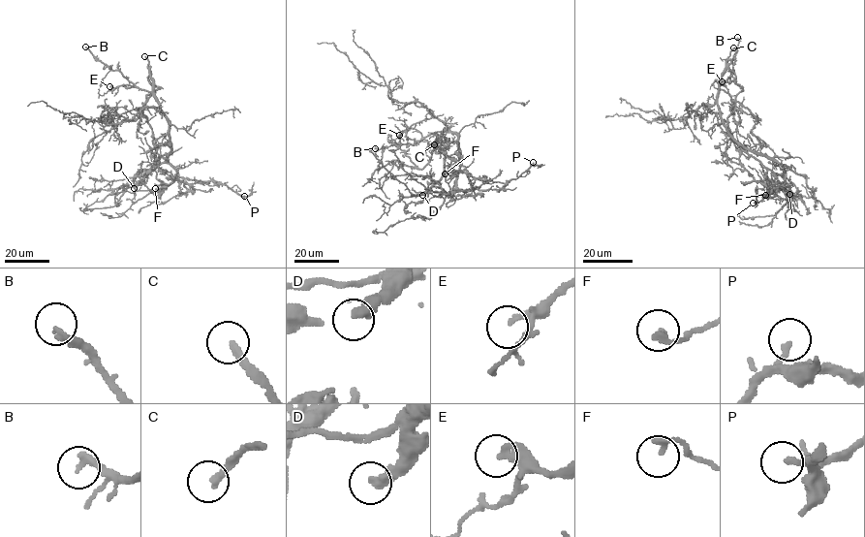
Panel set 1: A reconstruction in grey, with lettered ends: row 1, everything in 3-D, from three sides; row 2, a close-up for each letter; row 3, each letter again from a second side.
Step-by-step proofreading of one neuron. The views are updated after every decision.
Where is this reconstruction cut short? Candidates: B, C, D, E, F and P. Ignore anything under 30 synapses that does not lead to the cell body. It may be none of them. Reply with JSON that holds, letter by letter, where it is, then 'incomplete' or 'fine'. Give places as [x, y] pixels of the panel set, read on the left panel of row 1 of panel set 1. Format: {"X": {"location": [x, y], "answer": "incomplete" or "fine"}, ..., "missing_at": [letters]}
{"B": {"location": [85, 47], "answer": "incomplete"}, "C": {"location": [144, 56], "answer": "incomplete"}, "D": {"location": [134, 188], "answer": "incomplete"}, "E": {"location": [109, 86], "answer": "fine"}, "F": {"location": [155, 188], "answer": "fine"}, "P": {"location": [244, 196], "answer": "fine"}, "missing_at": ["B", "C", "D"]}

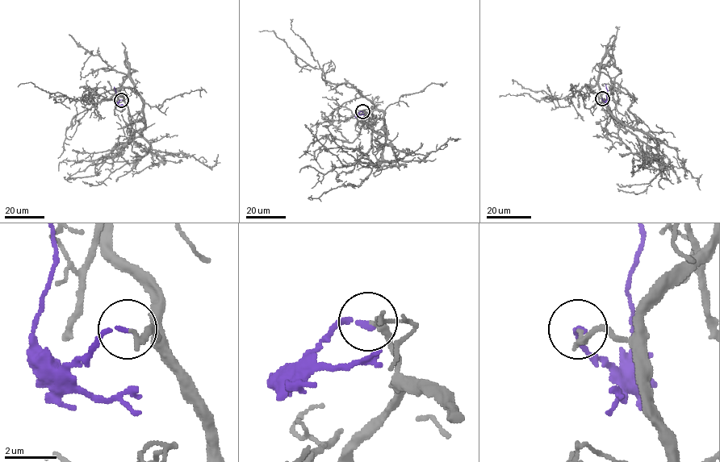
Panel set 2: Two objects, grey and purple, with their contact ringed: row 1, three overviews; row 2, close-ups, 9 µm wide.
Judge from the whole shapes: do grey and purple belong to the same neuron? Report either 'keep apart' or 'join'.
join

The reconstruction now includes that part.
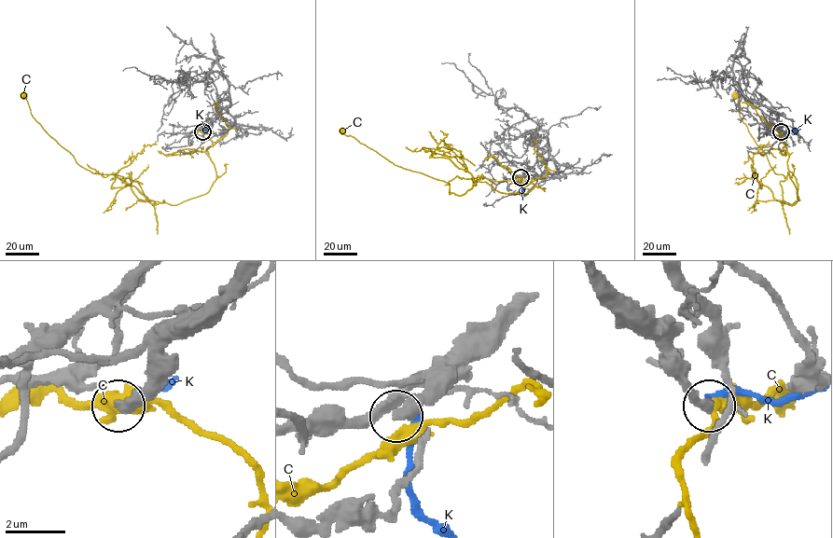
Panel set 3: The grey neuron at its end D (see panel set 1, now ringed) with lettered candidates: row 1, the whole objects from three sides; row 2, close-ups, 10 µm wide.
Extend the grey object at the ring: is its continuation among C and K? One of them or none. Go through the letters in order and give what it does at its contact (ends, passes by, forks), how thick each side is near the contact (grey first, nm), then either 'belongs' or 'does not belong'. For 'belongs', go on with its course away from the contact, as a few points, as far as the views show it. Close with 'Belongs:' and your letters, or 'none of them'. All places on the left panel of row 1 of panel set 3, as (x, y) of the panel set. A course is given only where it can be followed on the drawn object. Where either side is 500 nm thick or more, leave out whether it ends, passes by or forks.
C: it passes by; 380 nm thick on the grey side, 440 nm on the other; does not belong
K: it ends there; 400 nm thick on the grey side, 280 nm on the other; does not belong
Belongs: none of them

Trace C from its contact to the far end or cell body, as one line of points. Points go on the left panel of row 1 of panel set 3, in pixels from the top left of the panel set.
C: (202, 131), (216, 174), (211, 188), (176, 204), (154, 201), (137, 181), (81, 167), (33, 116), (24, 94)

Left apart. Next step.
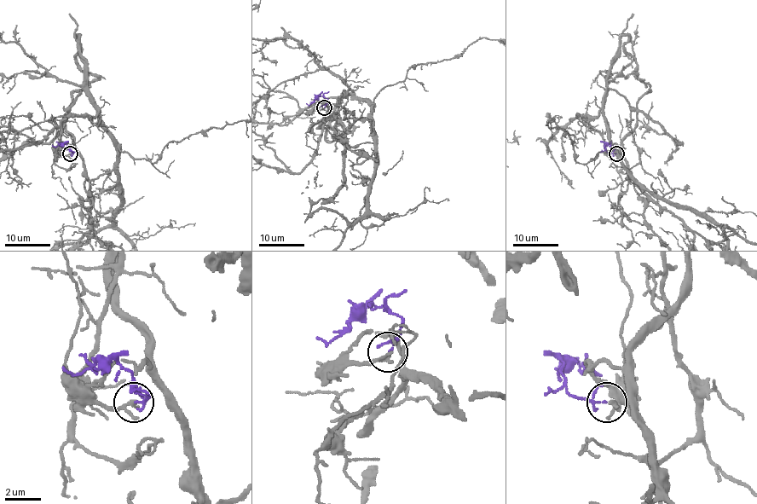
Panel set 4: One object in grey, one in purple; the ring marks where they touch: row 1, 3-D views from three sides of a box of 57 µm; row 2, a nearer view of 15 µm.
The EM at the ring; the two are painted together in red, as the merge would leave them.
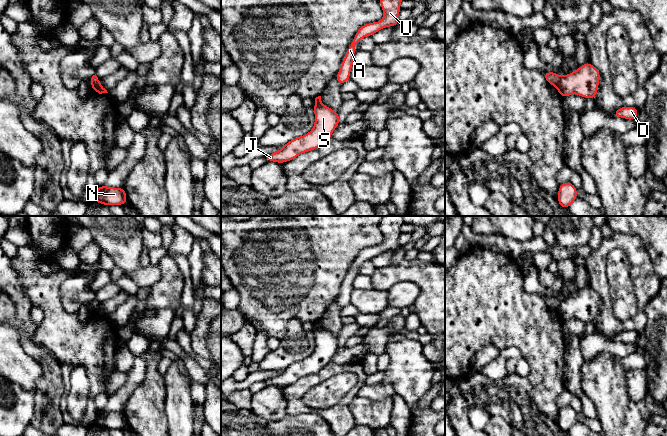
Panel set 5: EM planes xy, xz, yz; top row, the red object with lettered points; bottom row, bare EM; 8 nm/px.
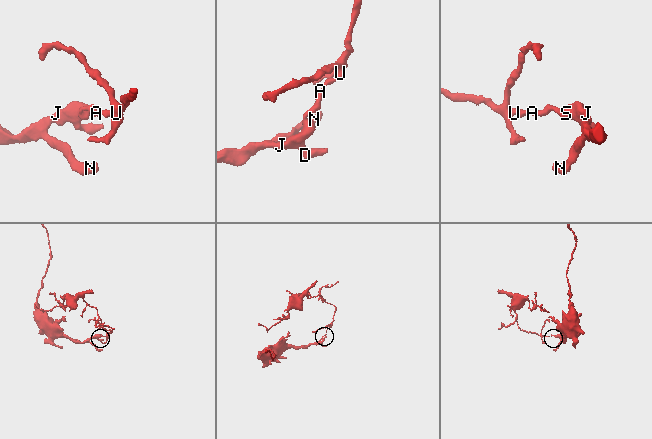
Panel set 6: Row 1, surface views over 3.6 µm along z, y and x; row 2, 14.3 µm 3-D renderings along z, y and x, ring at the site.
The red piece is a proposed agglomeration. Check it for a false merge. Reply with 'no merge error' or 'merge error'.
merge error

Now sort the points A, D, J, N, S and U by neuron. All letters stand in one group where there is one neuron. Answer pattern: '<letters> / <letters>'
A U / D J N S

